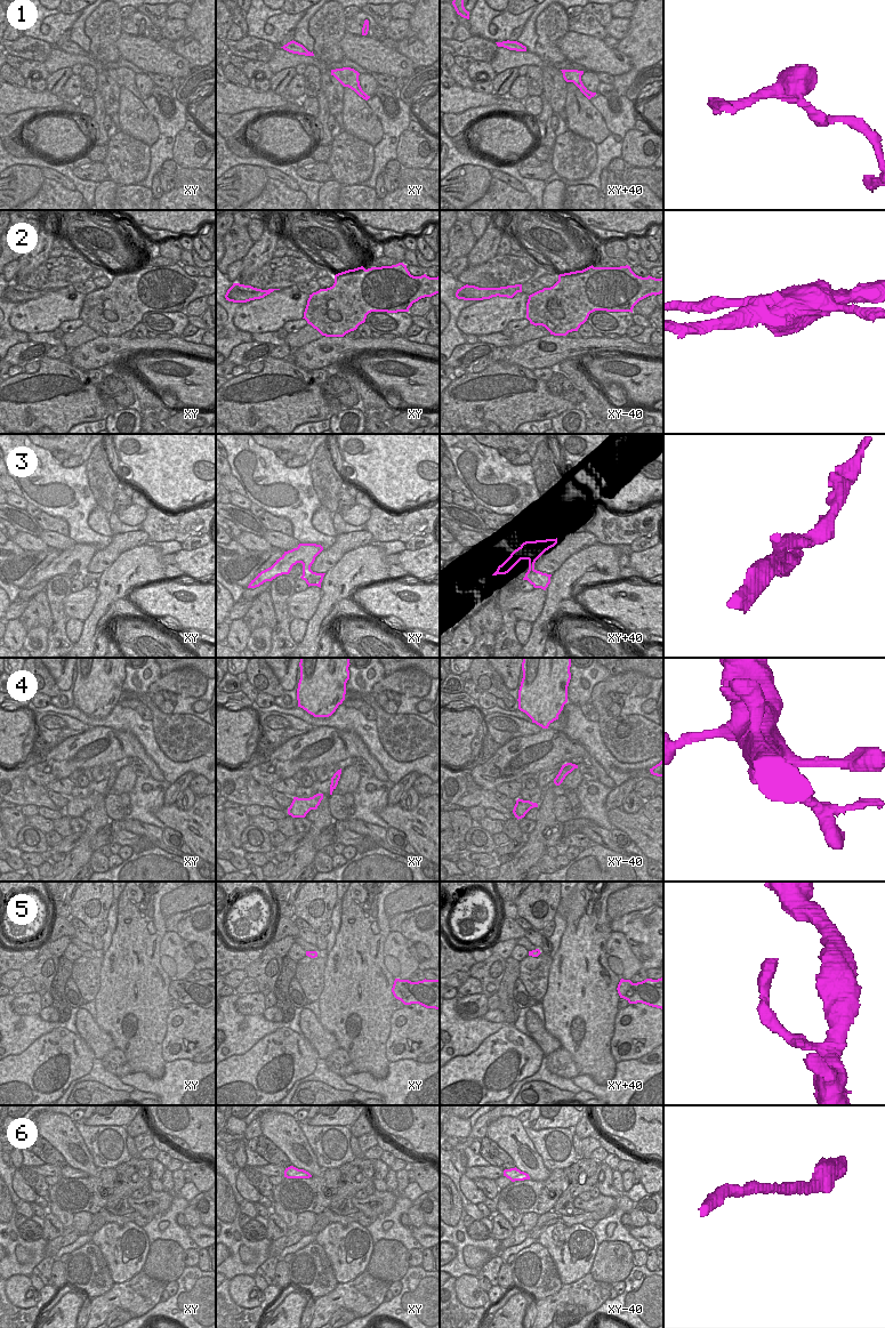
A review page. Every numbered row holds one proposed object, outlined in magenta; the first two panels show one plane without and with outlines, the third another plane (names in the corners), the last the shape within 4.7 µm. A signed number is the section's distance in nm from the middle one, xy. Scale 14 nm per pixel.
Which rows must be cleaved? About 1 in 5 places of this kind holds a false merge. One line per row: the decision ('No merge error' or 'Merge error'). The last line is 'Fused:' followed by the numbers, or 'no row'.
1: No merge error
2: Merge error
3: Merge error
4: No merge error
5: No merge error
6: No merge error
Fused: 2, 3

